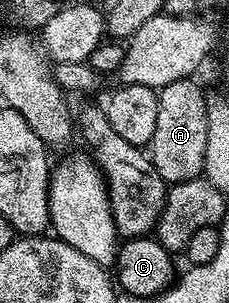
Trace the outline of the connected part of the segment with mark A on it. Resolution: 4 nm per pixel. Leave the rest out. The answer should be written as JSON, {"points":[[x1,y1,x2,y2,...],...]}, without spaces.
{"points":[[193,78,181,79,180,81,172,81,172,85,164,85,158,91,158,108,156,109,156,133,152,133,148,144,148,154,150,159,156,165,156,173,160,173,160,177,164,177,164,181,168,185,176,183,183,183,184,181,192,181,199,178,205,172,206,166,204,165,204,157,208,149,208,109,206,108,206,100,208,98,207,92,202,92,202,87,198,83,194,83]]}

